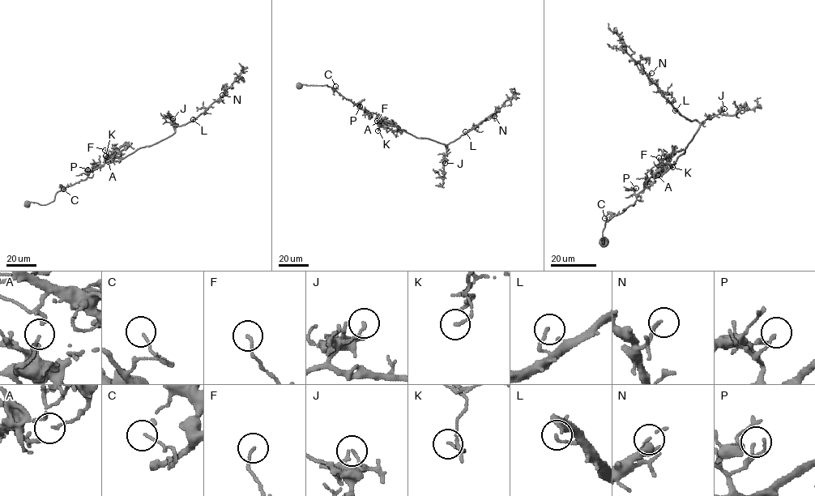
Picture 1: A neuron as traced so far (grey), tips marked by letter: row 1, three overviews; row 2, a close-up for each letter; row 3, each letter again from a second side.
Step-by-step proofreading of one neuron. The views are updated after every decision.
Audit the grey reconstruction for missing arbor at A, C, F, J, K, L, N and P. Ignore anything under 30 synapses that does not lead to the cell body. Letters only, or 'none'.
N

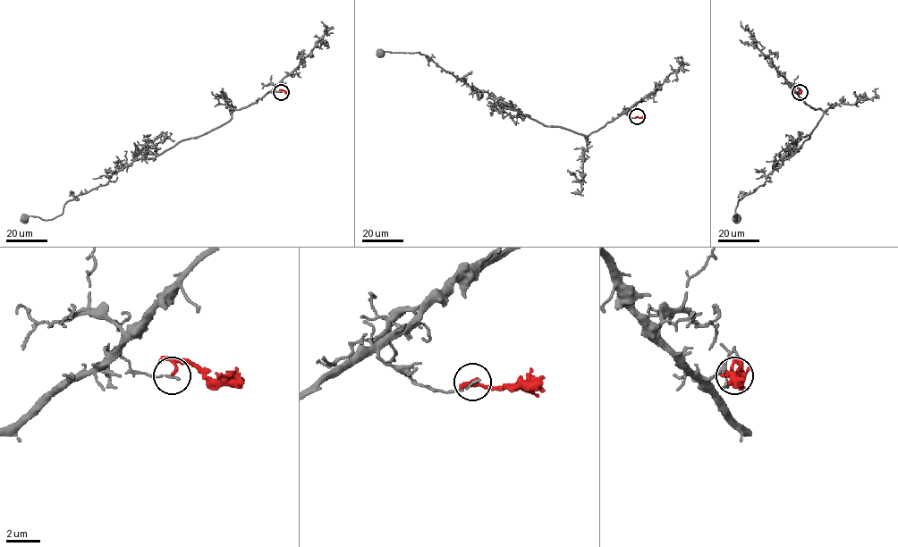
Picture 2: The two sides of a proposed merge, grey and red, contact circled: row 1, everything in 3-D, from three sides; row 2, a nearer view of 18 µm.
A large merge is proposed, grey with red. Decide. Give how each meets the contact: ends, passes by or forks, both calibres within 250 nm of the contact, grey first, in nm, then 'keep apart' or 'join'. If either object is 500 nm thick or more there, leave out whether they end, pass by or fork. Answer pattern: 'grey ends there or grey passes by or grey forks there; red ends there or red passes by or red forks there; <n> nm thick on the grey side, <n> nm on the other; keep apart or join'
grey ends there; red passes by; 130 nm thick on the grey side, 110 nm on the other; keep apart

